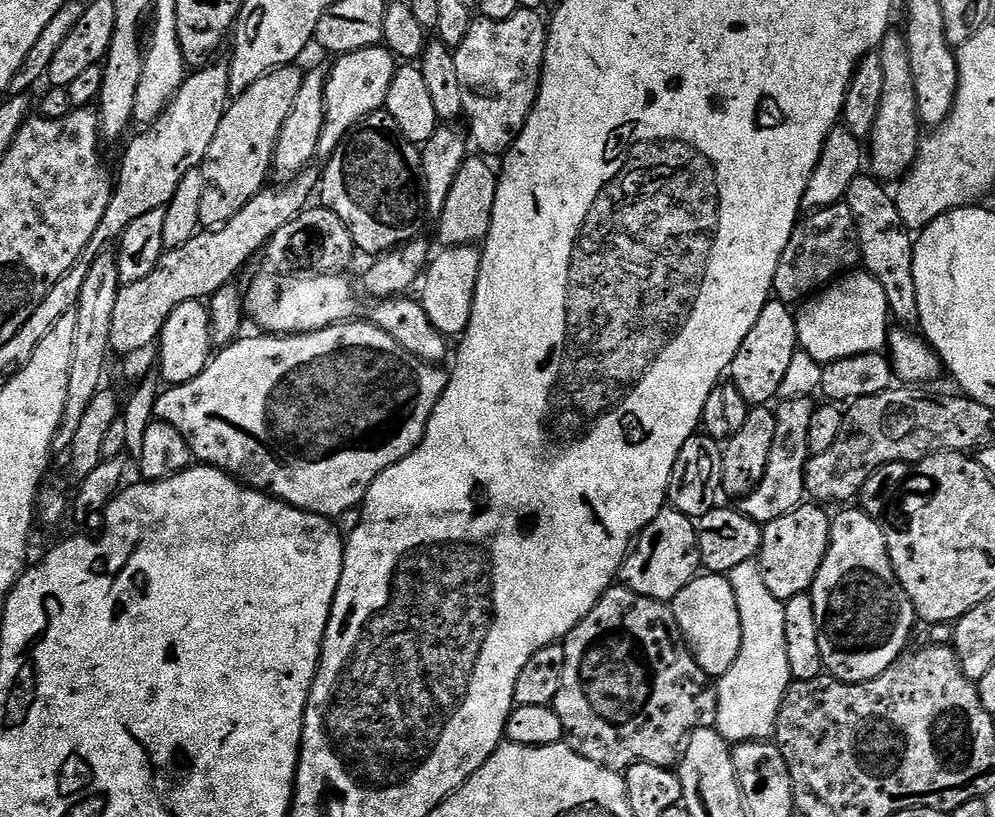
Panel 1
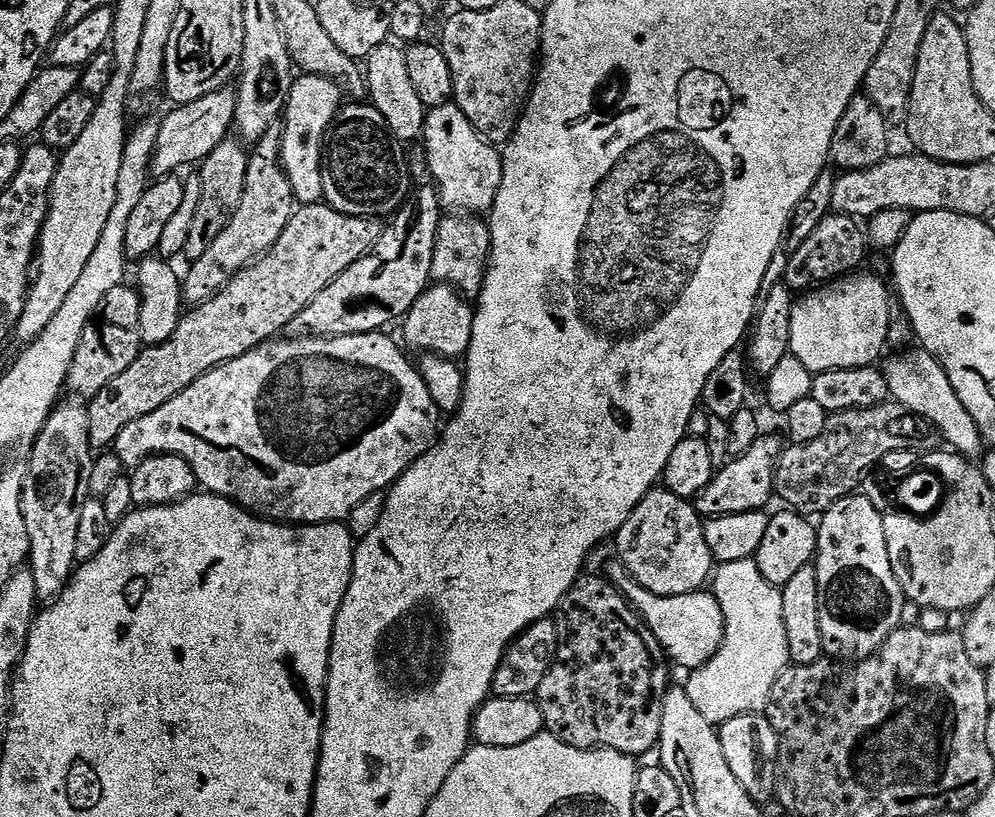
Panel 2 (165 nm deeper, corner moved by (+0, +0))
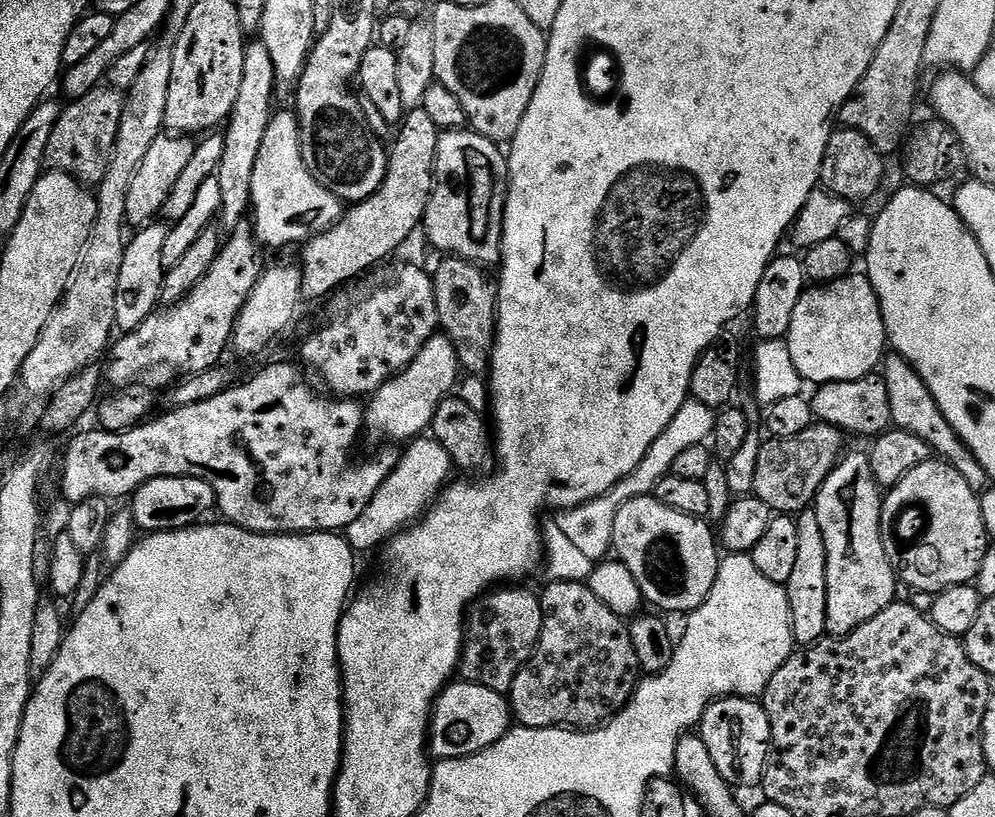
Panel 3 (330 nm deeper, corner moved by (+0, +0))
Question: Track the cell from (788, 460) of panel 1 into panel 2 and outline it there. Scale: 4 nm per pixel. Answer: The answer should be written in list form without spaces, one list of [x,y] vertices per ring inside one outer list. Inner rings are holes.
[[[761,435],[746,454],[729,459],[723,468],[712,477],[710,486],[695,497],[694,507],[701,517],[746,514],[767,509],[768,499],[773,499],[776,486],[776,463],[780,461],[782,443],[776,436]]]

